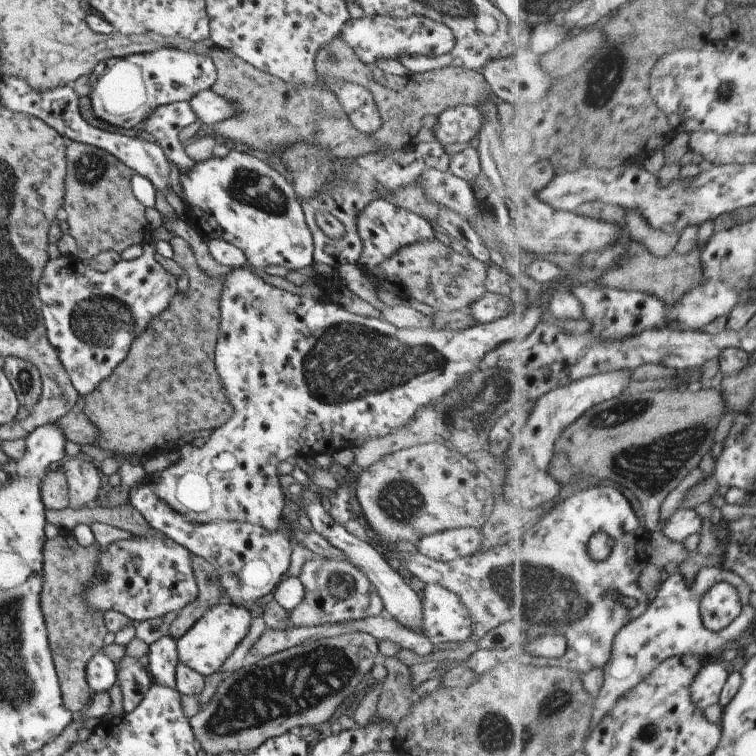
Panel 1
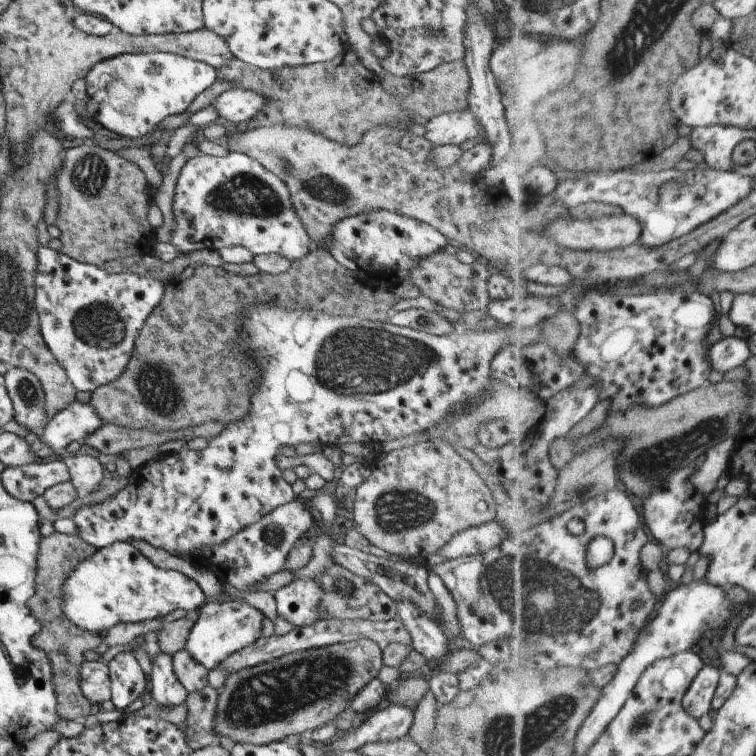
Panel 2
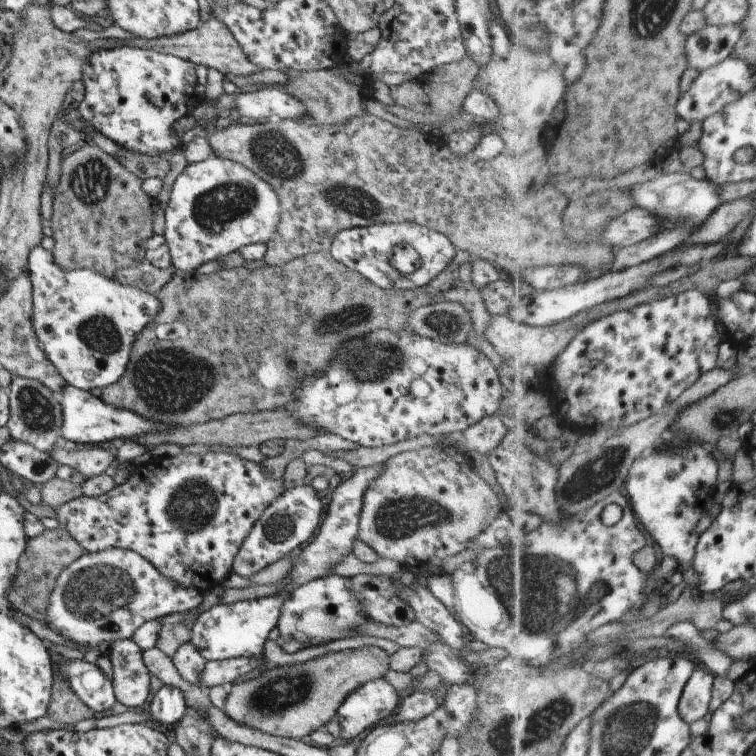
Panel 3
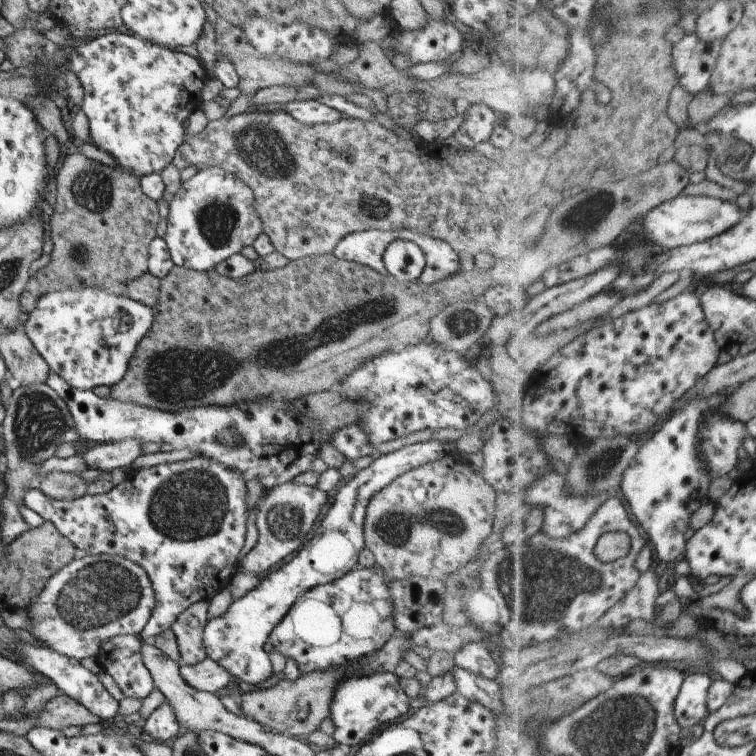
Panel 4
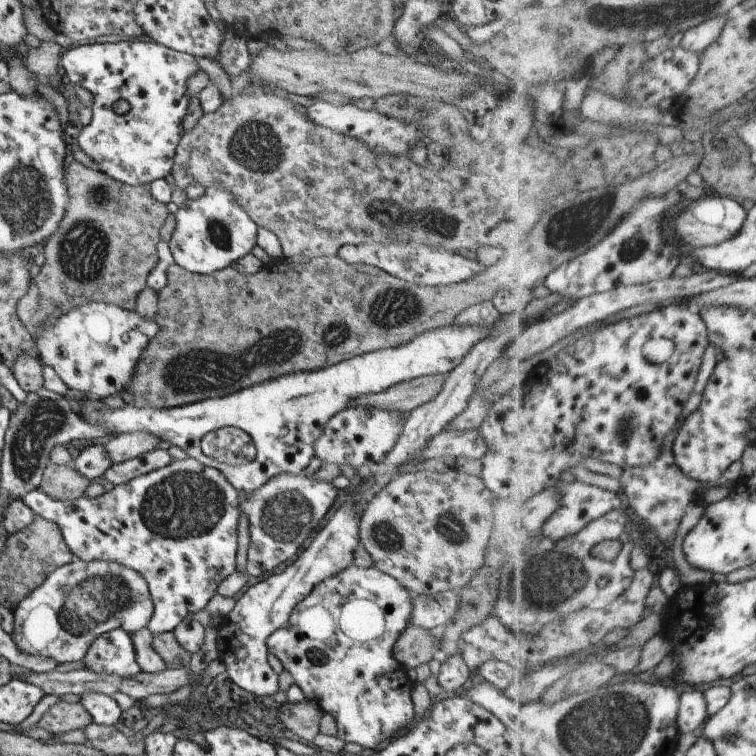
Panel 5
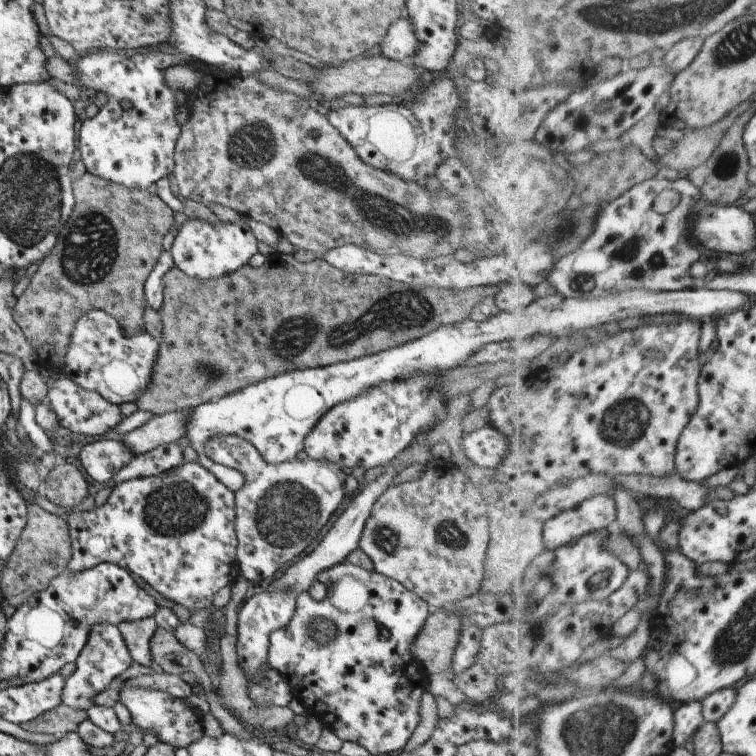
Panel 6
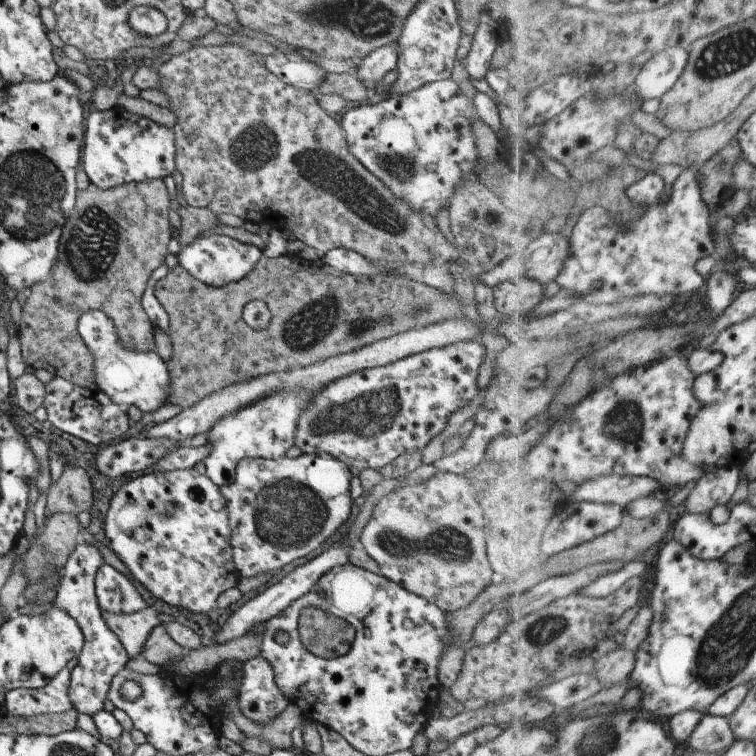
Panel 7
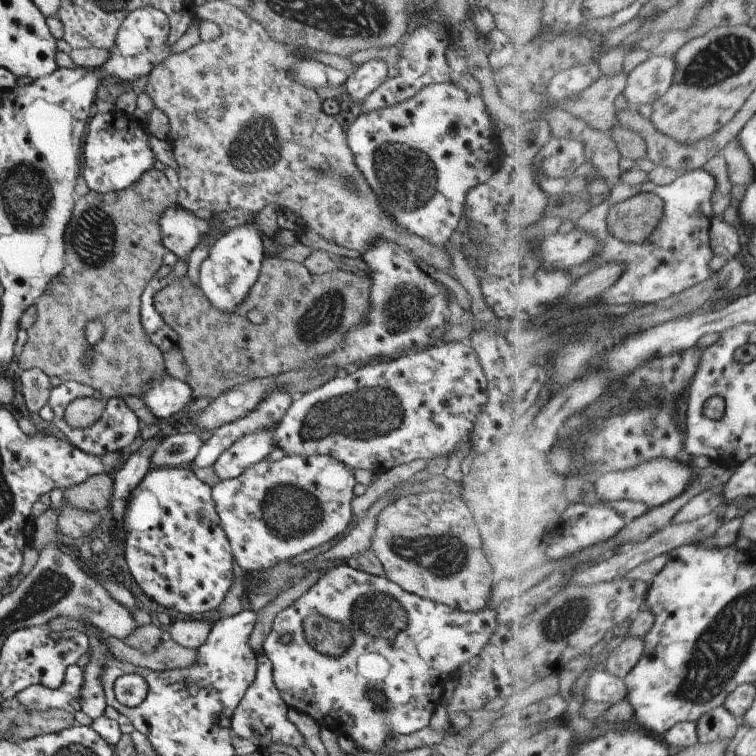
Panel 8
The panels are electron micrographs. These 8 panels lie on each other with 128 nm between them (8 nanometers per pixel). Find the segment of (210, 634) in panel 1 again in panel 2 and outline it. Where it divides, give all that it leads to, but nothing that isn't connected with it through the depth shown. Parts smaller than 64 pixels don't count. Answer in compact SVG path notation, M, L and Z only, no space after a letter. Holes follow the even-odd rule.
M243 601L206 602L197 611L197 620L189 630L183 649L205 670L215 668L227 656L257 642L262 636L263 614Z

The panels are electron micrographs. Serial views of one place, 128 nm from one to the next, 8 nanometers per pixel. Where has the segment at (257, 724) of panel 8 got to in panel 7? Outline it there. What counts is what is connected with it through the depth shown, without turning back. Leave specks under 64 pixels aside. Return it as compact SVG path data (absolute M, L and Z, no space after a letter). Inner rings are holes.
M261 657L243 661L237 706L245 718L255 724L269 724L290 702L273 682L273 668Z

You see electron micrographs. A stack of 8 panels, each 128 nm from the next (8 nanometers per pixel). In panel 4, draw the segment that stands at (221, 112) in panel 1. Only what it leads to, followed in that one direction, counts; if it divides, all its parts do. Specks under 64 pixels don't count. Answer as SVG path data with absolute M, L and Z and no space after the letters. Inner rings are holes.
M315 99L287 102L283 105L282 110L306 125L333 124L341 118L347 118L345 114L315 101Z

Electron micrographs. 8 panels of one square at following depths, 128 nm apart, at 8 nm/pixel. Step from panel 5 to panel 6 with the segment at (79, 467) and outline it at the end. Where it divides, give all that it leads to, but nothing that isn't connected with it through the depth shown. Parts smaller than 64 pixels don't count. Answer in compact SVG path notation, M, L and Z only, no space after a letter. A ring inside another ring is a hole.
M97 440L82 447L80 466L92 481L104 484L131 458L135 458L135 452L131 452L121 440Z

